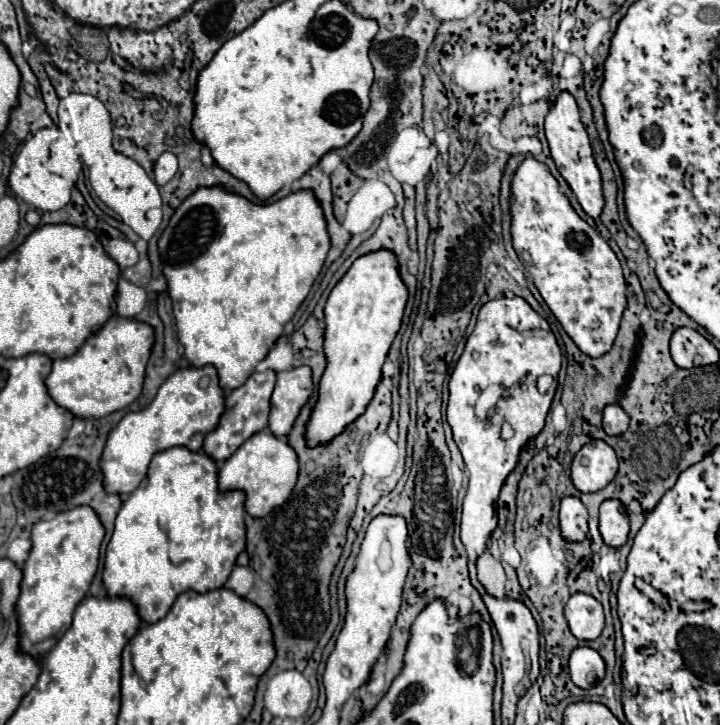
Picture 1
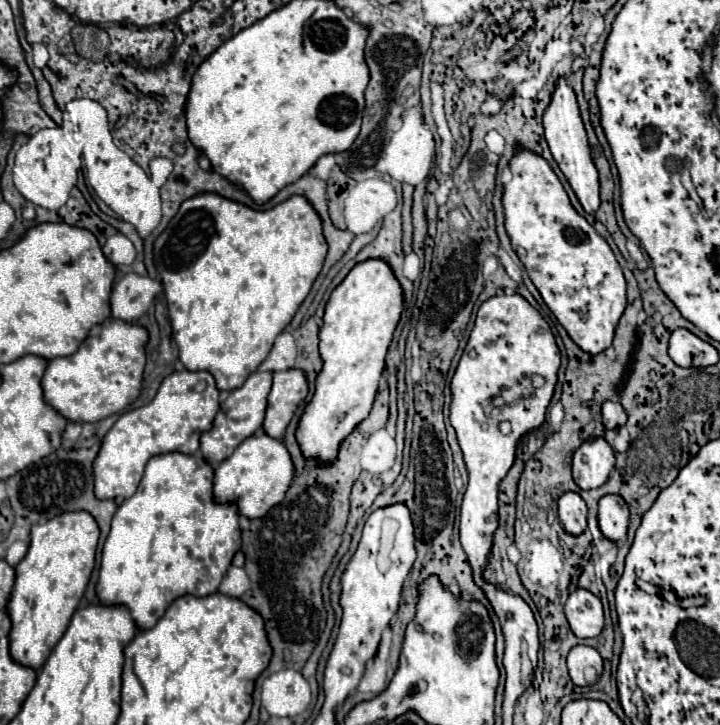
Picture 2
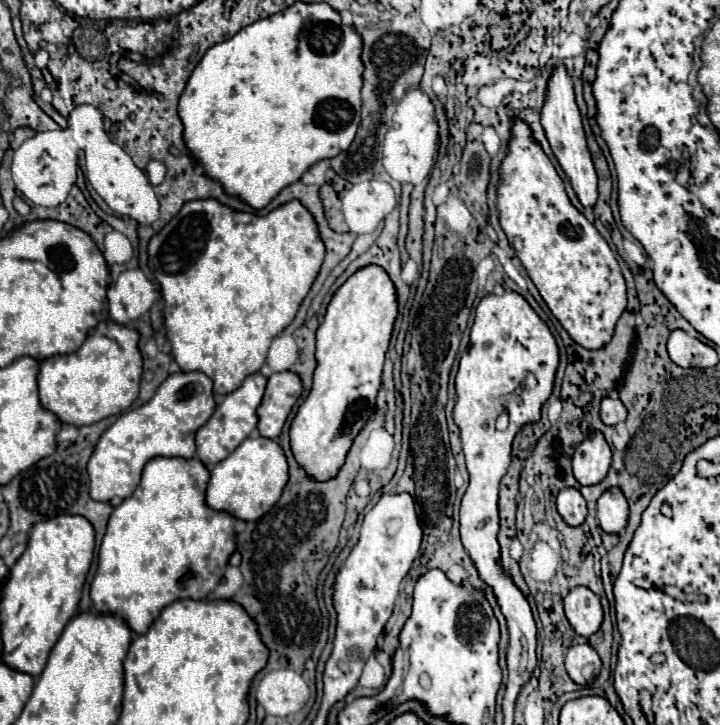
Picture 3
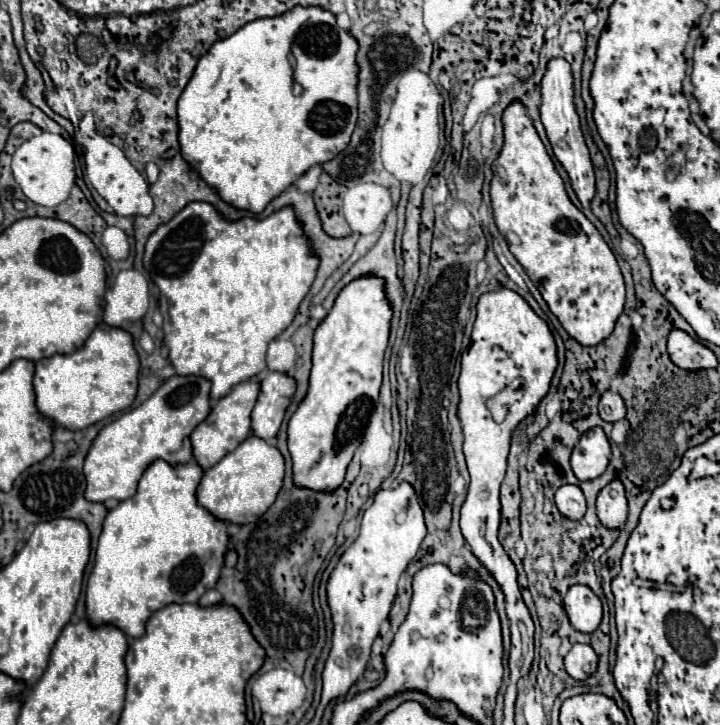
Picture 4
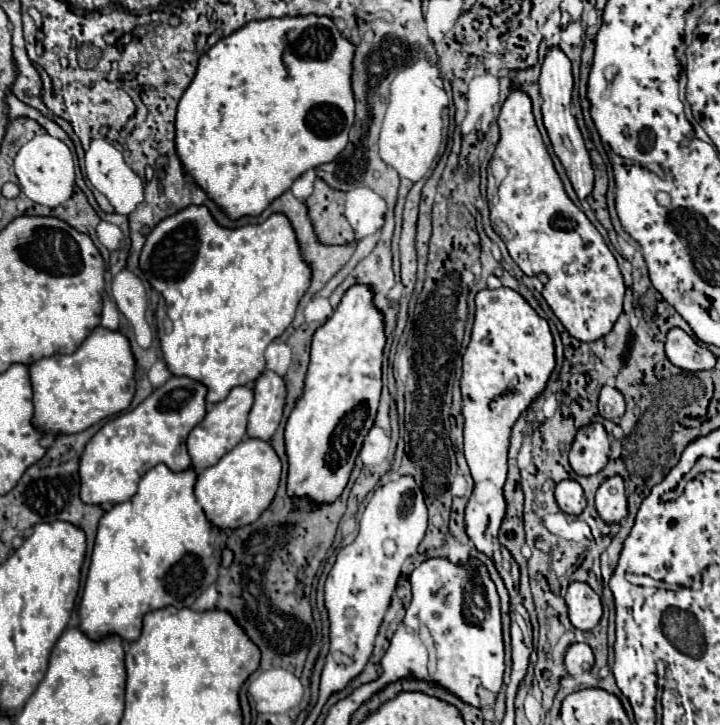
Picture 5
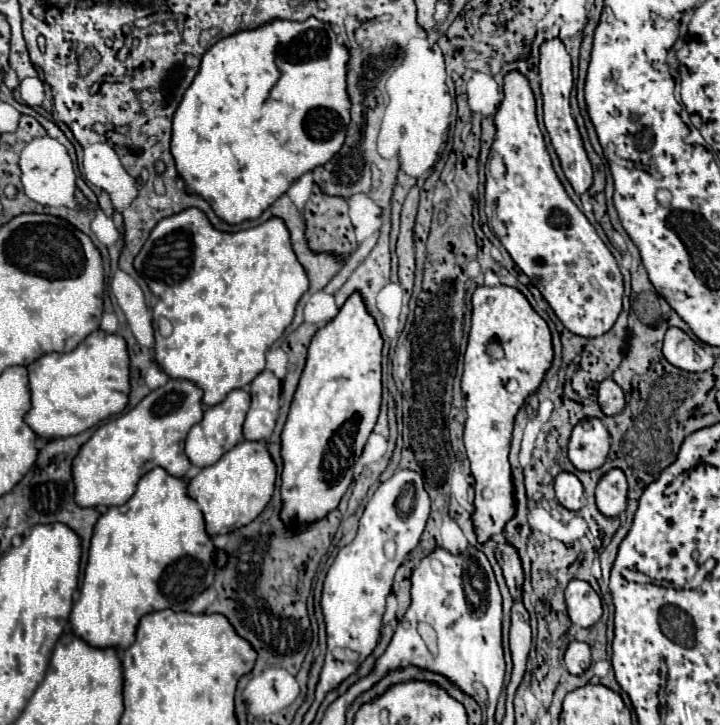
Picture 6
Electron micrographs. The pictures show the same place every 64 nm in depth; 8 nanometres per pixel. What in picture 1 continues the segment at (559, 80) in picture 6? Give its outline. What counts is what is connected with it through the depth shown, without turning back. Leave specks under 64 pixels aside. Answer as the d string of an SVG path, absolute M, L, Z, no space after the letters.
M562 92L556 98L554 108L546 116L546 138L548 138L550 154L552 154L554 162L556 162L558 172L562 174L562 178L572 188L572 192L578 198L578 202L584 208L584 212L598 222L600 214L604 210L604 194L602 194L600 170L598 170L598 166L594 162L594 154L592 154L592 146L590 146L588 134L586 134L586 130L584 130L584 126L580 122L578 106L576 106L574 98L568 92Z

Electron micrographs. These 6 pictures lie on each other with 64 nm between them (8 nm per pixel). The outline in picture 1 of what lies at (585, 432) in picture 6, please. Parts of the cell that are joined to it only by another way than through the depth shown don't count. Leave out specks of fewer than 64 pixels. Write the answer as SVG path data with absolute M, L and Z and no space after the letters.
M594 440L574 456L572 482L582 494L606 488L618 472L616 452L602 440Z

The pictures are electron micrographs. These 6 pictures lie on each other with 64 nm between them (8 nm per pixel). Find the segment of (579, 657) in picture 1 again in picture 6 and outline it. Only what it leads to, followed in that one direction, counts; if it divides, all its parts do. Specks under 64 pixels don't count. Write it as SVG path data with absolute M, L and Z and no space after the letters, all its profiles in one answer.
M572 640L566 648L566 654L564 654L564 662L566 662L566 670L570 674L584 674L590 664L592 664L592 656L590 656L590 648L586 642L578 642L578 640Z

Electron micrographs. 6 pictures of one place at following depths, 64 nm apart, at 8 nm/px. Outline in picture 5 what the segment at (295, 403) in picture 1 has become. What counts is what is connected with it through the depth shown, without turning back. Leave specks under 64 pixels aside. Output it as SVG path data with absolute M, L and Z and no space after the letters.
M272 370L260 374L254 382L254 406L248 418L248 436L270 440L282 420L286 404L286 380Z

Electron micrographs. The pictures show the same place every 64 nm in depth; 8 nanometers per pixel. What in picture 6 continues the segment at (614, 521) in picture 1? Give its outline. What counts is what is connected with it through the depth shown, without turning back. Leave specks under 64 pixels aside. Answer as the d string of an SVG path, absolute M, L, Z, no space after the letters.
M614 468L608 474L602 476L602 480L596 486L596 506L598 510L608 516L616 518L626 510L626 476L622 470Z

